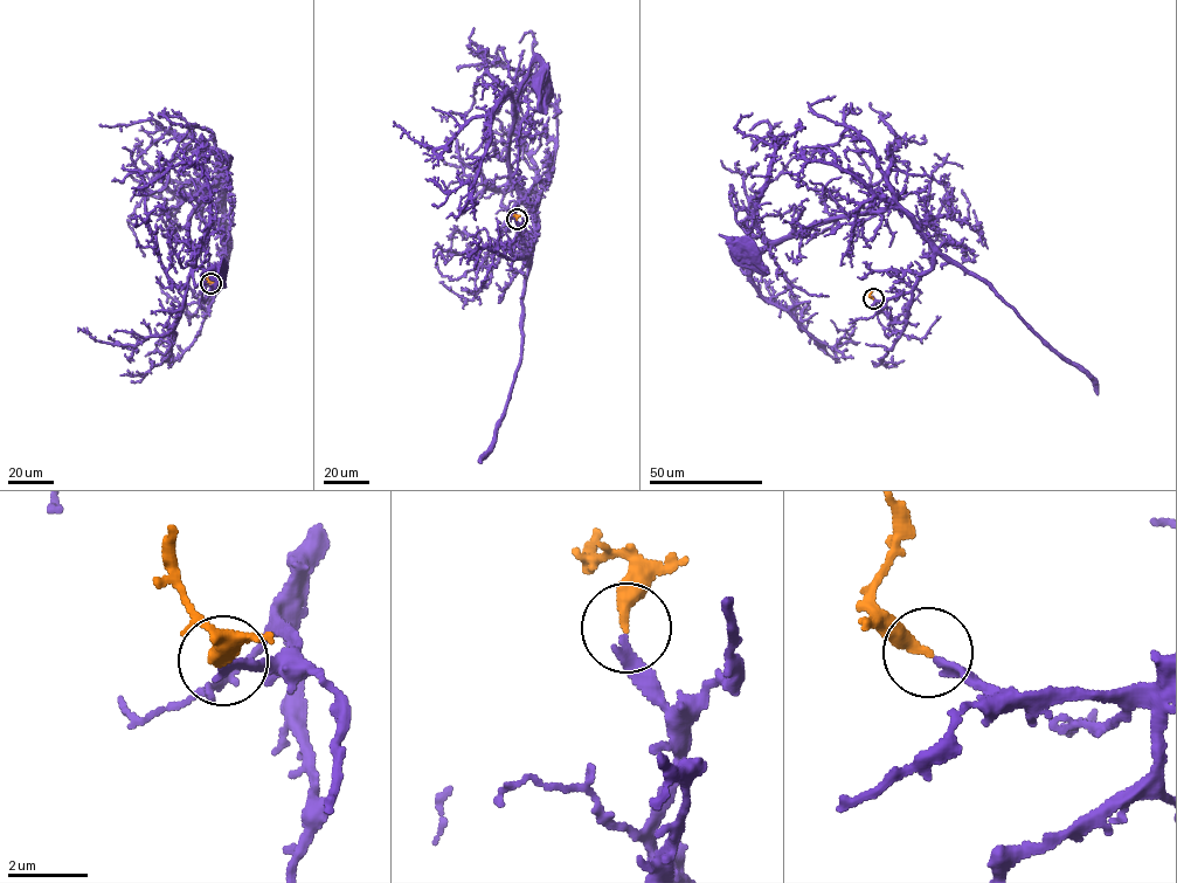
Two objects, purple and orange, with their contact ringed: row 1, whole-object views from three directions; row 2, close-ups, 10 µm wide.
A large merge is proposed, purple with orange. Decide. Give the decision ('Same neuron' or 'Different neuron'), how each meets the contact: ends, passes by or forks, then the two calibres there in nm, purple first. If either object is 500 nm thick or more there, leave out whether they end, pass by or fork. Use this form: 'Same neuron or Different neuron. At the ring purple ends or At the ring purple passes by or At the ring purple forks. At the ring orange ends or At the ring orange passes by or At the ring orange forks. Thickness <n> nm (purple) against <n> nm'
Different neuron. At the ring purple ends. At the ring orange ends. Thickness 240 nm (purple) against 340 nm

